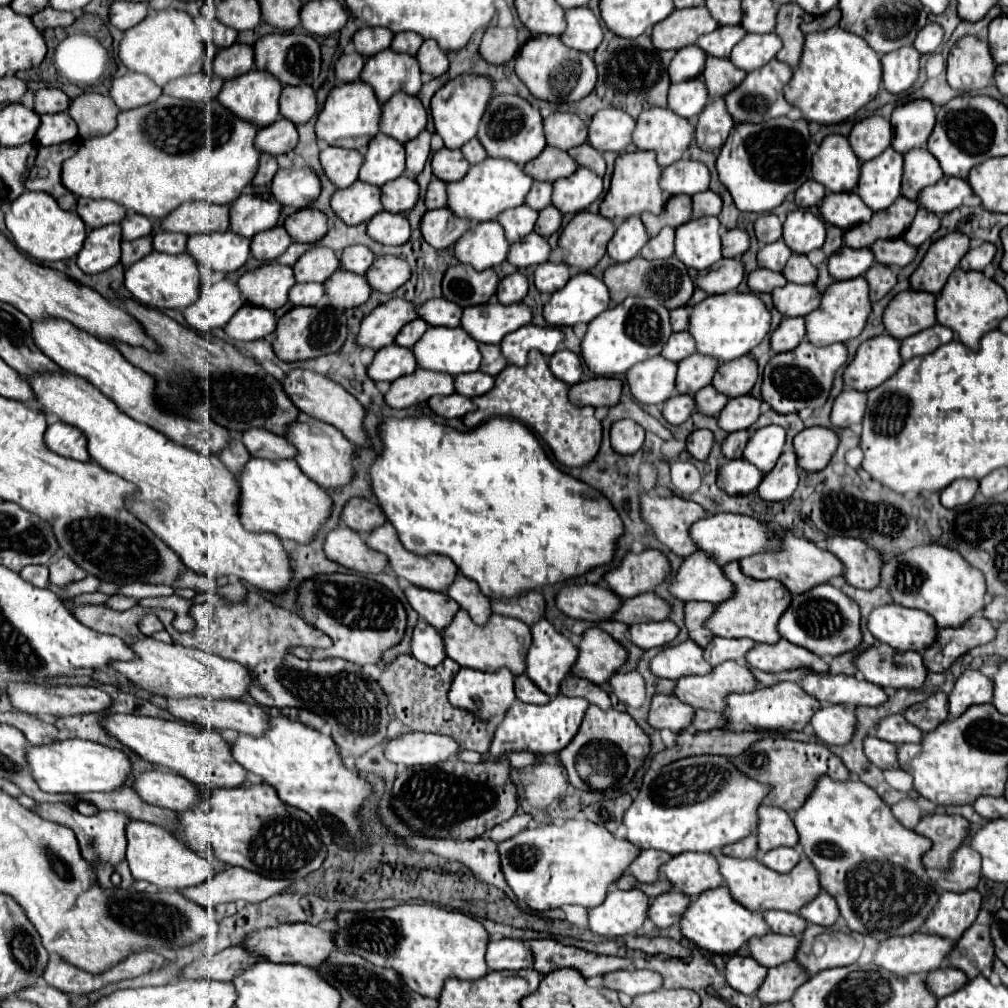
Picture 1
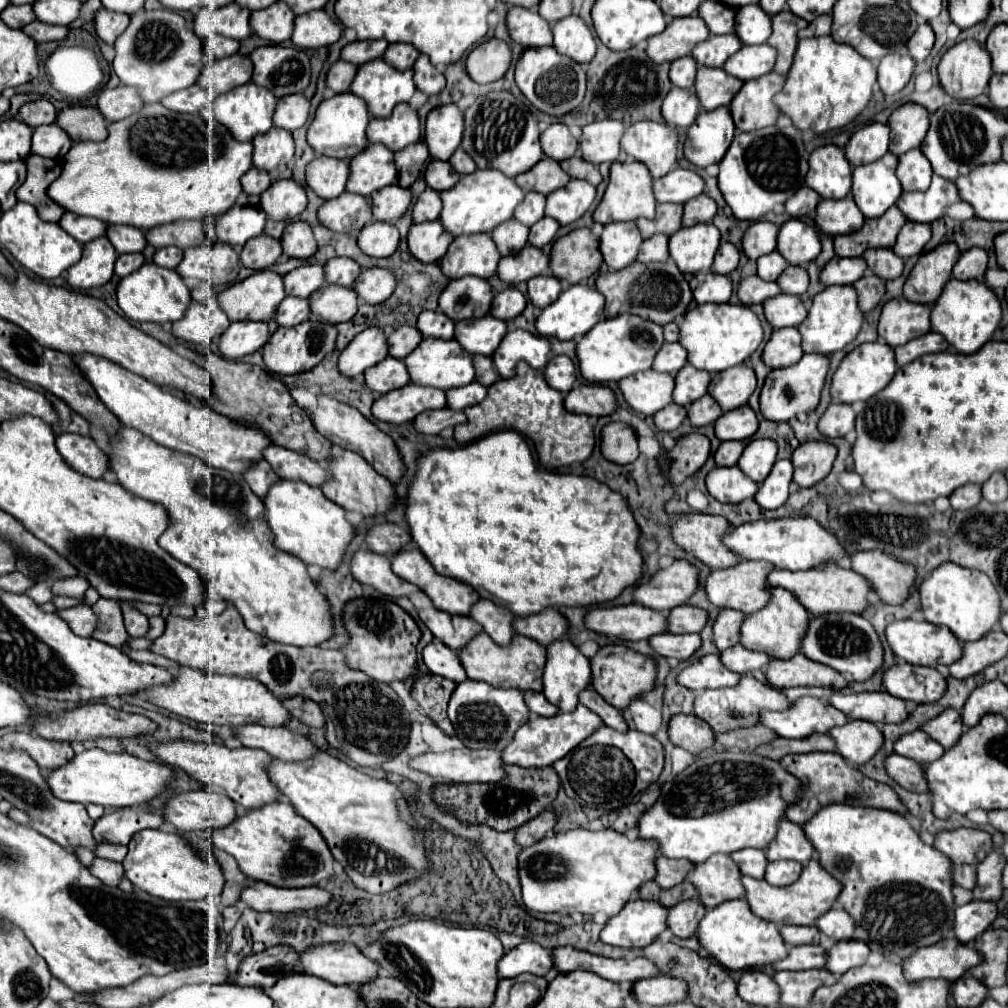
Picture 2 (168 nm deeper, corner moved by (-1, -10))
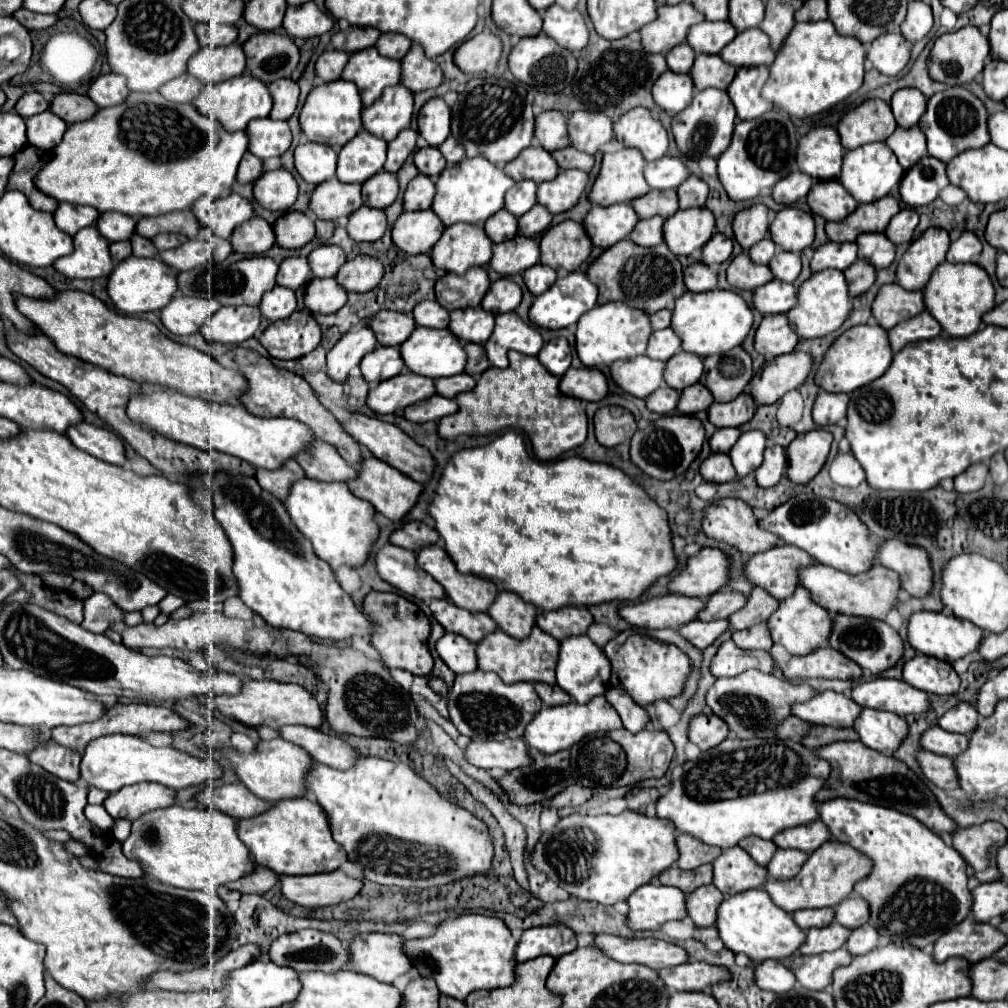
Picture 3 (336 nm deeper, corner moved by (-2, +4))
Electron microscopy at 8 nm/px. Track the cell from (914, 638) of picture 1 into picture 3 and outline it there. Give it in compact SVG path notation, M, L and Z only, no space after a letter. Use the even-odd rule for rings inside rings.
M915 612L915 614L911 614L909 624L907 624L909 644L921 654L927 654L927 656L933 656L933 658L939 658L945 662L953 662L953 660L969 654L969 652L975 652L981 638L983 638L981 628L973 626L967 620L947 616L943 612Z

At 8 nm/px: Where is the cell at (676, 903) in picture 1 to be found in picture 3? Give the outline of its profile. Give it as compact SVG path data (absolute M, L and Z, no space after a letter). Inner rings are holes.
M713 884L699 886L685 898L687 916L695 922L695 926L713 926L721 898L723 894Z

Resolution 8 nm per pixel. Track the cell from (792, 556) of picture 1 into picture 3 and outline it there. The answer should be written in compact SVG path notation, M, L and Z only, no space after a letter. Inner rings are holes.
M809 564L805 568L799 568L799 584L805 590L809 590L813 602L823 606L831 614L841 612L841 614L867 616L867 618L877 618L877 620L883 620L887 612L893 608L895 596L899 590L897 574L881 564L873 564L869 572L861 572L861 574L845 574L831 566Z

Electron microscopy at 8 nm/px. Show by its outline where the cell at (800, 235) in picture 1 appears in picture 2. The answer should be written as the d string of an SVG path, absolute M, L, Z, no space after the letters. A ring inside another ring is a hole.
M788 220L782 224L778 232L776 250L784 256L784 260L792 266L804 266L820 254L820 238L818 232L802 220Z

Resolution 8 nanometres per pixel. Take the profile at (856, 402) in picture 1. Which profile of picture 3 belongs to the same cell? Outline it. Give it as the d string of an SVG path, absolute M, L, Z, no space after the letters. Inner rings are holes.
M819 392L815 406L813 406L813 420L819 426L827 424L837 424L847 416L847 406L849 406L849 396L847 394L829 394L829 392Z

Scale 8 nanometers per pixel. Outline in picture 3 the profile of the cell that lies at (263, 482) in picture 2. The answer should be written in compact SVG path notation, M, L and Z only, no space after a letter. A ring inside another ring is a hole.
M287 460L277 470L265 470L265 468L257 468L255 470L255 478L261 484L261 488L271 492L279 500L283 500L287 496L293 480L297 480L301 476L305 476L305 472L301 470L301 466L295 460Z

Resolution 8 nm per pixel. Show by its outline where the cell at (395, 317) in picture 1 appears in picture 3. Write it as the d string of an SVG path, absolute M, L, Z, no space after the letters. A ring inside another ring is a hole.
M369 326L347 332L341 340L327 352L327 374L335 382L345 382L349 370L361 362L361 358L373 352L377 346L377 338Z

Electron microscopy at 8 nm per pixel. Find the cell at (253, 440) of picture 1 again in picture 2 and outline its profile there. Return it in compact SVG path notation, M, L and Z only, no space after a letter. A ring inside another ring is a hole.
M272 444L270 448L264 450L264 458L270 462L272 470L282 480L294 480L294 482L300 480L310 486L322 486L330 478L330 472L326 470L324 464L318 464L304 454L286 450L276 444Z

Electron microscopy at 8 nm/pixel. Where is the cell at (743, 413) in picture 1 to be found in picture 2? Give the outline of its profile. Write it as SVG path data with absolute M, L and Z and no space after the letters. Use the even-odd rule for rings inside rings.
M740 406L728 414L722 414L714 422L714 434L718 440L748 440L758 430L758 418L750 406Z

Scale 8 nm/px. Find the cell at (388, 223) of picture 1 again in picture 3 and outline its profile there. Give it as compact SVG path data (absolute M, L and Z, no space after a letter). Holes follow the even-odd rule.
M361 206L349 216L347 232L357 242L377 242L387 232L387 216L383 210Z

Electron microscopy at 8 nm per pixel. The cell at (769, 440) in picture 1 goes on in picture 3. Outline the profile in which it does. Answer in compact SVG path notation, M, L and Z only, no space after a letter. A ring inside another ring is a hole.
M749 430L749 432L741 434L737 444L729 452L739 478L747 476L749 472L753 472L761 466L765 446L767 446L767 436L763 432Z

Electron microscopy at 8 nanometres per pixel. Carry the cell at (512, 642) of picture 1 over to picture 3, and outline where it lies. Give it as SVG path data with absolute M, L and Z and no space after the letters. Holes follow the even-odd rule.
M533 628L531 634L523 640L511 638L503 630L495 630L489 636L485 636L481 642L477 642L477 664L481 670L495 672L503 682L547 682L555 684L555 664L559 654L559 640L545 634L541 628Z

